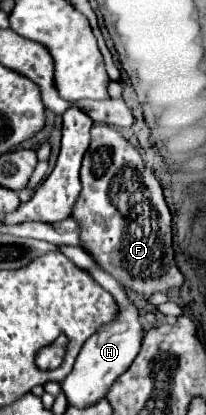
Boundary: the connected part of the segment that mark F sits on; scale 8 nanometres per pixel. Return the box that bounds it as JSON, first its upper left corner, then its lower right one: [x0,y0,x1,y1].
[72,126,184,298]

